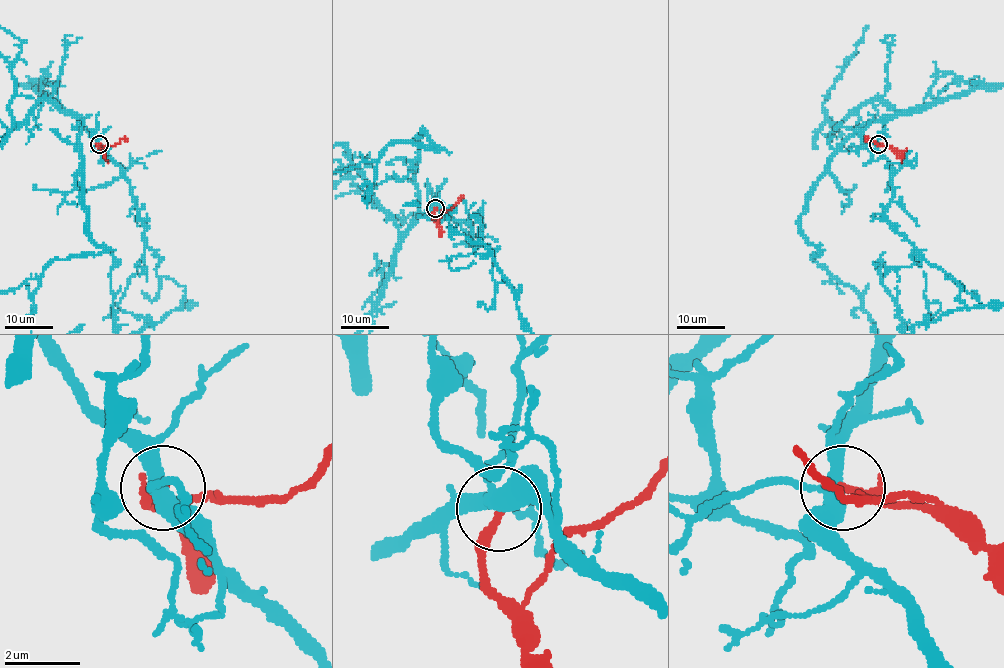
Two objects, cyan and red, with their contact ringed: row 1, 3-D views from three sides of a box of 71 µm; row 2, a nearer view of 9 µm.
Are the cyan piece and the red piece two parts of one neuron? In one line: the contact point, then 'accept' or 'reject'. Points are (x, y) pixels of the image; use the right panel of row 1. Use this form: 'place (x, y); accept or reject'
place (878, 144); reject

